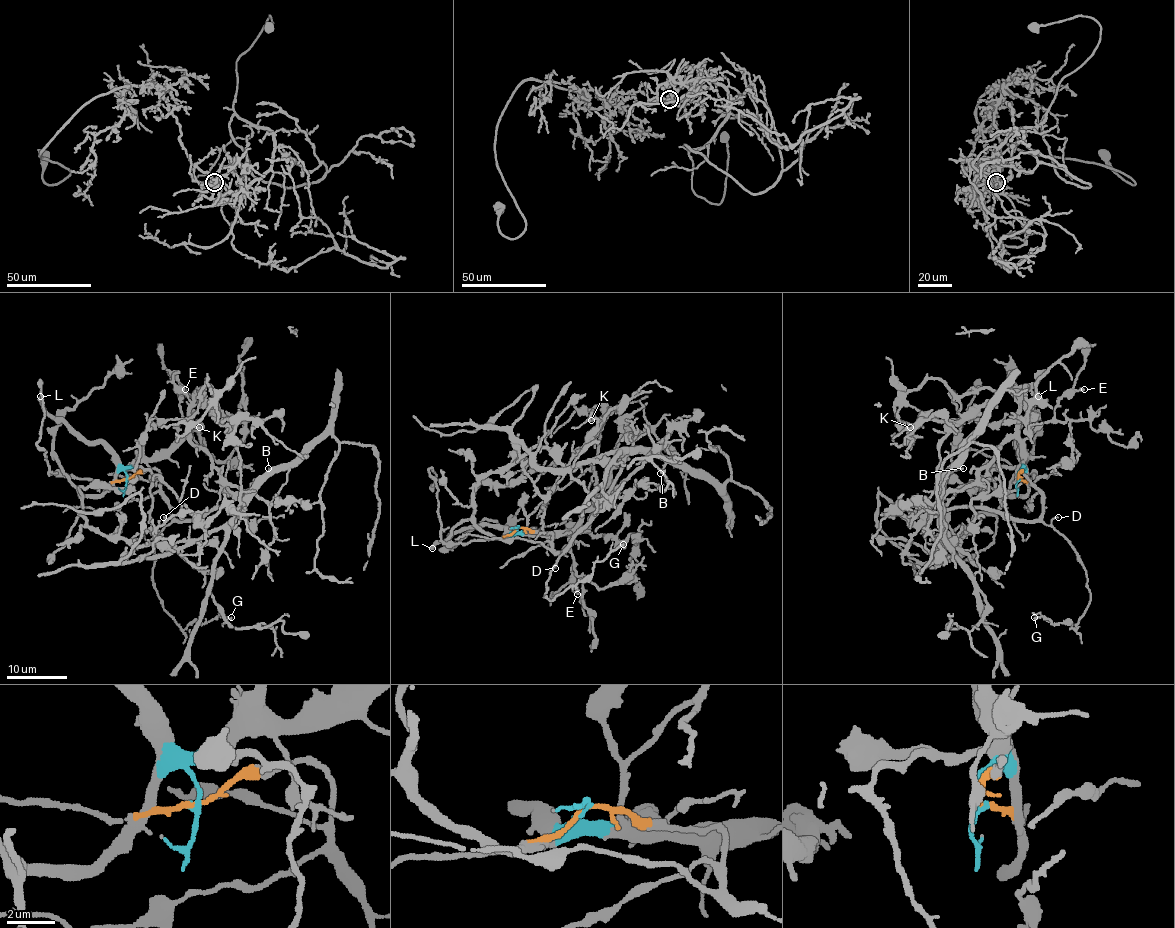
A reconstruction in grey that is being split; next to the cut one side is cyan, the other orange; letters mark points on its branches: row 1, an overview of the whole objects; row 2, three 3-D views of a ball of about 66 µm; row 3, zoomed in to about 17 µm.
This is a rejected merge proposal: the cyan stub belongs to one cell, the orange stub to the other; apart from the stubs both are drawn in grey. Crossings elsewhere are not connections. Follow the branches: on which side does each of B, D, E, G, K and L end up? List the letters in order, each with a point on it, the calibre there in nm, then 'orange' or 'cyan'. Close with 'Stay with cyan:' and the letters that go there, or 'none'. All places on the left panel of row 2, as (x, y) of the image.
B: at (268, 468); 130 nm thick; orange
D: at (163, 517); 90 nm thick; orange
E: at (185, 389); 150 nm thick; cyan
G: at (231, 617); 200 nm thick; orange
K: at (199, 427); 200 nm thick; cyan
L: at (40, 396); 400 nm thick; cyan
Stay with cyan: E, K, L

